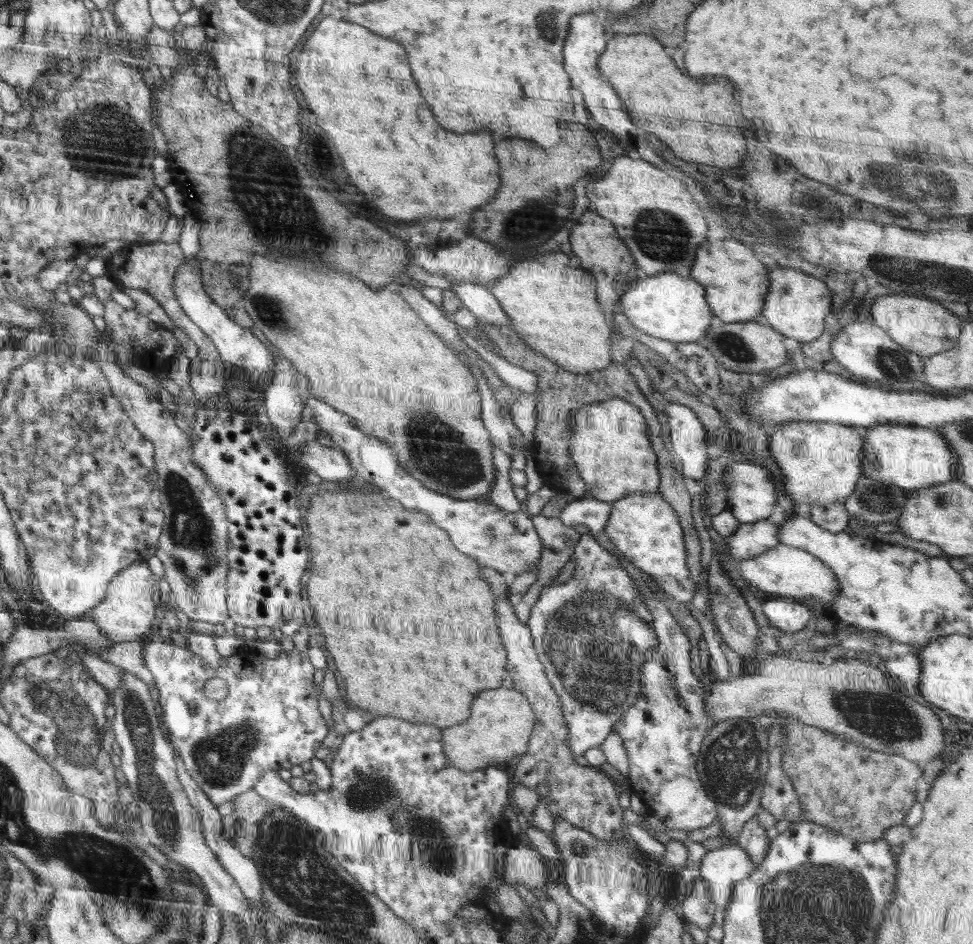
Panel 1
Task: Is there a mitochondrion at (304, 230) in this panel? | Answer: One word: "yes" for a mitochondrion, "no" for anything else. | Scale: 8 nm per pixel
yes

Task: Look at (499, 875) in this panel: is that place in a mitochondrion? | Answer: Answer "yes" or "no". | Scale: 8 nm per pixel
no

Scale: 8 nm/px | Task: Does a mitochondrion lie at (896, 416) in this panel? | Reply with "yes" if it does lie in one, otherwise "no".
no

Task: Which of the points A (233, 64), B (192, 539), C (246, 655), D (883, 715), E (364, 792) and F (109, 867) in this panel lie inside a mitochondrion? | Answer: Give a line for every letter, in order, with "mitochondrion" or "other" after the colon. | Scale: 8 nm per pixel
A: other
B: mitochondrion
C: other
D: mitochondrion
E: mitochondrion
F: mitochondrion

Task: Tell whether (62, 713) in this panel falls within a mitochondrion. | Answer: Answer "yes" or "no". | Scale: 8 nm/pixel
yes

